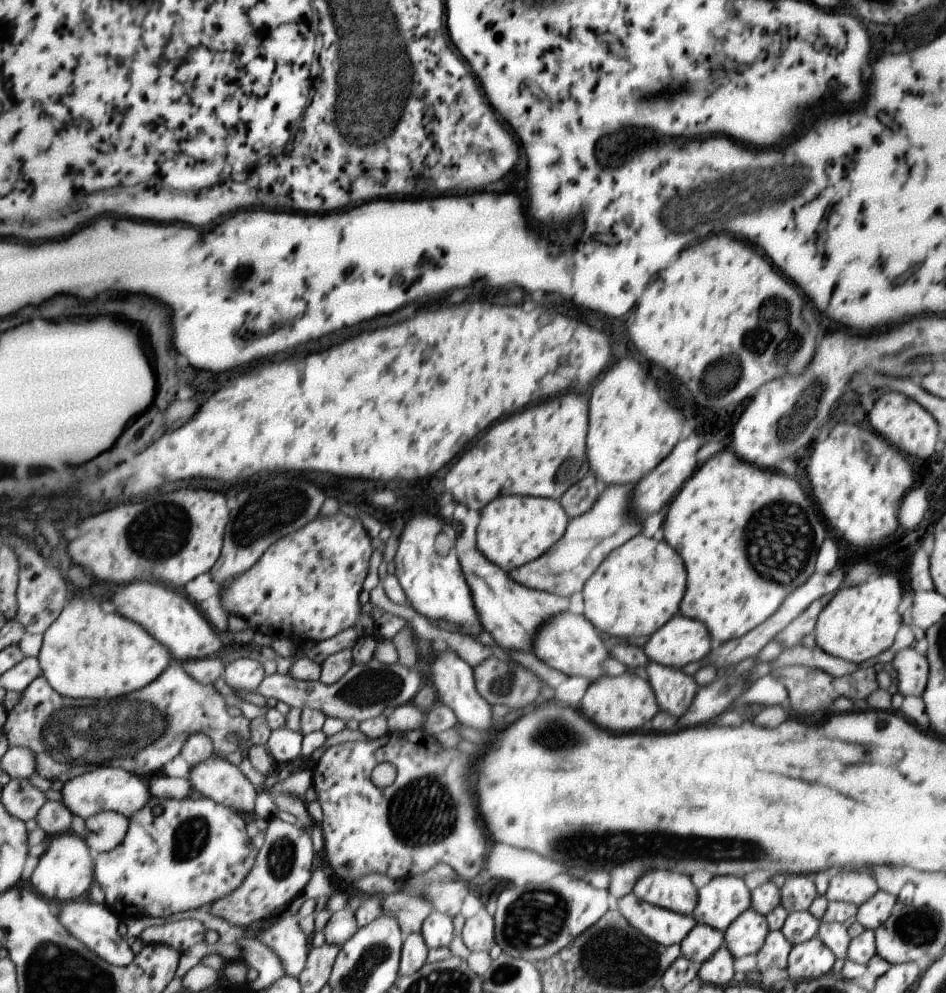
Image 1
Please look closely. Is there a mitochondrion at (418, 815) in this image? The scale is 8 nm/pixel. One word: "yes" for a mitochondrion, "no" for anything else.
yes

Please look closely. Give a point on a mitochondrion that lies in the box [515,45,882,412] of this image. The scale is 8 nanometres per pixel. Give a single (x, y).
(695, 205)

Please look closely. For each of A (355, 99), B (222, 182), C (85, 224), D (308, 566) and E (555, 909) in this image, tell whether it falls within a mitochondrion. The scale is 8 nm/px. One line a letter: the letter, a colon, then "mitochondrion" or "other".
A: mitochondrion
B: other
C: other
D: other
E: mitochondrion

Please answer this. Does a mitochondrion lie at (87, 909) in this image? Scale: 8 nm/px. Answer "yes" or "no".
no

